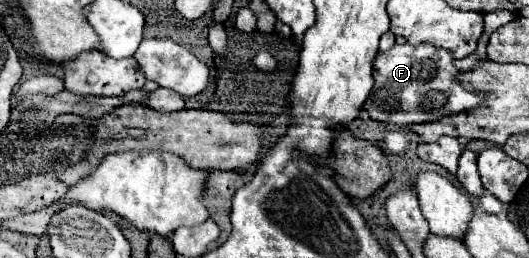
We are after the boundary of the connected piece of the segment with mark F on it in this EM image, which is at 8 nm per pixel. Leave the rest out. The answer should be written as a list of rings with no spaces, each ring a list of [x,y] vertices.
[[[409,42],[395,44],[387,52],[379,52],[373,60],[373,90],[363,104],[369,118],[381,124],[393,124],[399,128],[435,122],[451,114],[467,112],[487,98],[487,92],[467,90],[459,80],[459,70],[455,68],[455,58],[441,48],[429,44],[413,46]]]

